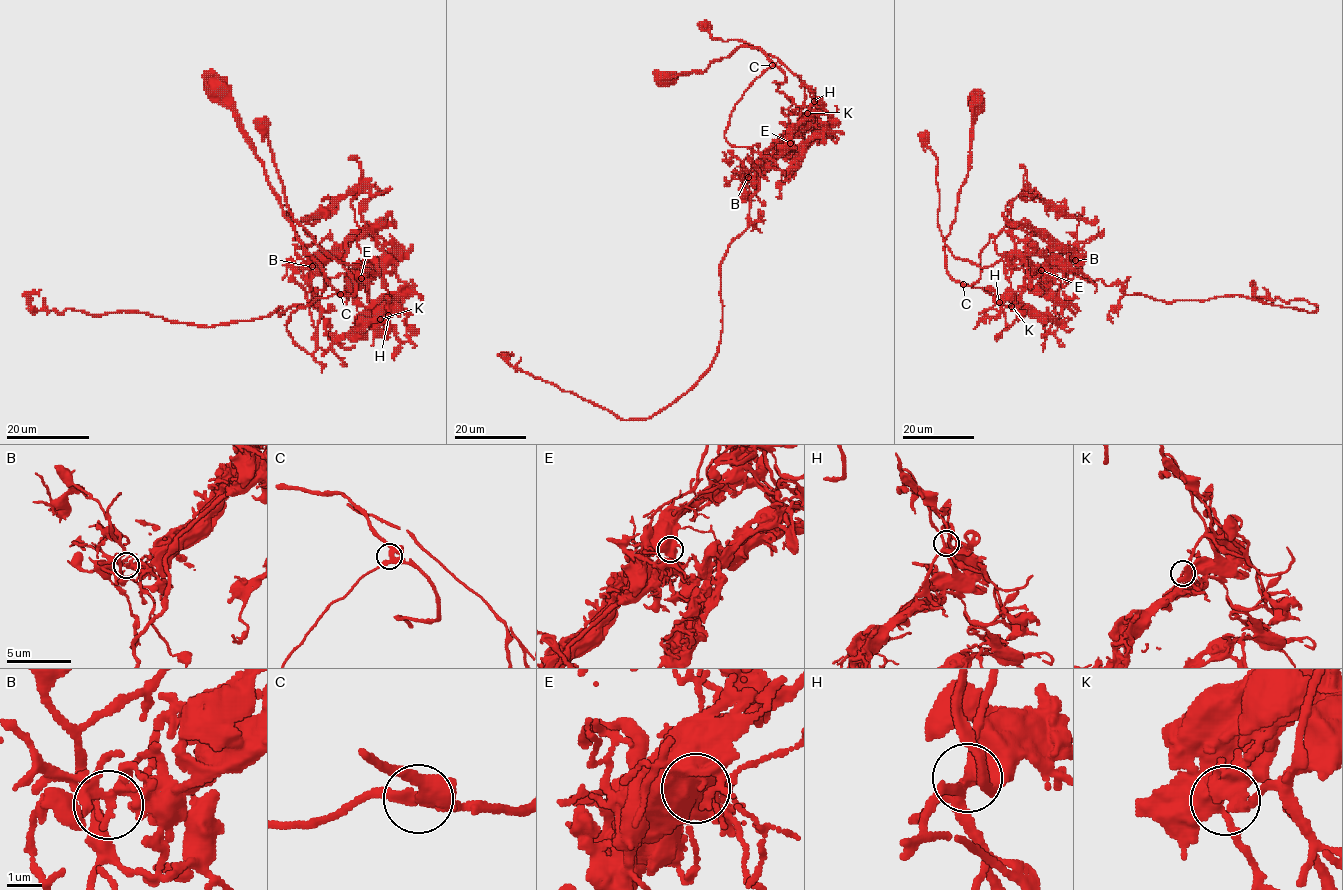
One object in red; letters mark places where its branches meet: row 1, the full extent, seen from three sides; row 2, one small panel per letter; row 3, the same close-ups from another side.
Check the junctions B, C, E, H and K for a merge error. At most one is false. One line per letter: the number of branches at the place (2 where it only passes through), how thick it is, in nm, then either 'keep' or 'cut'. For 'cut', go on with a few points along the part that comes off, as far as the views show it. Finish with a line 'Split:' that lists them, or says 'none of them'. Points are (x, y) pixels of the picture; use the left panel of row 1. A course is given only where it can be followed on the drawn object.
B: 5 branches meet; 280 nm thick; keep
C: 4 branches meet; 360 nm thick; keep
E: 4 branches meet; 600 nm thick; cut; foreign part runs (360, 278), (349, 271), (326, 279), (313, 305), (214, 326), (127, 311), (34, 312), (28, 296), (41, 289)
H: 6 branches meet; 320 nm thick; keep
K: 5 branches meet; 360 nm thick; keep
Split: E

